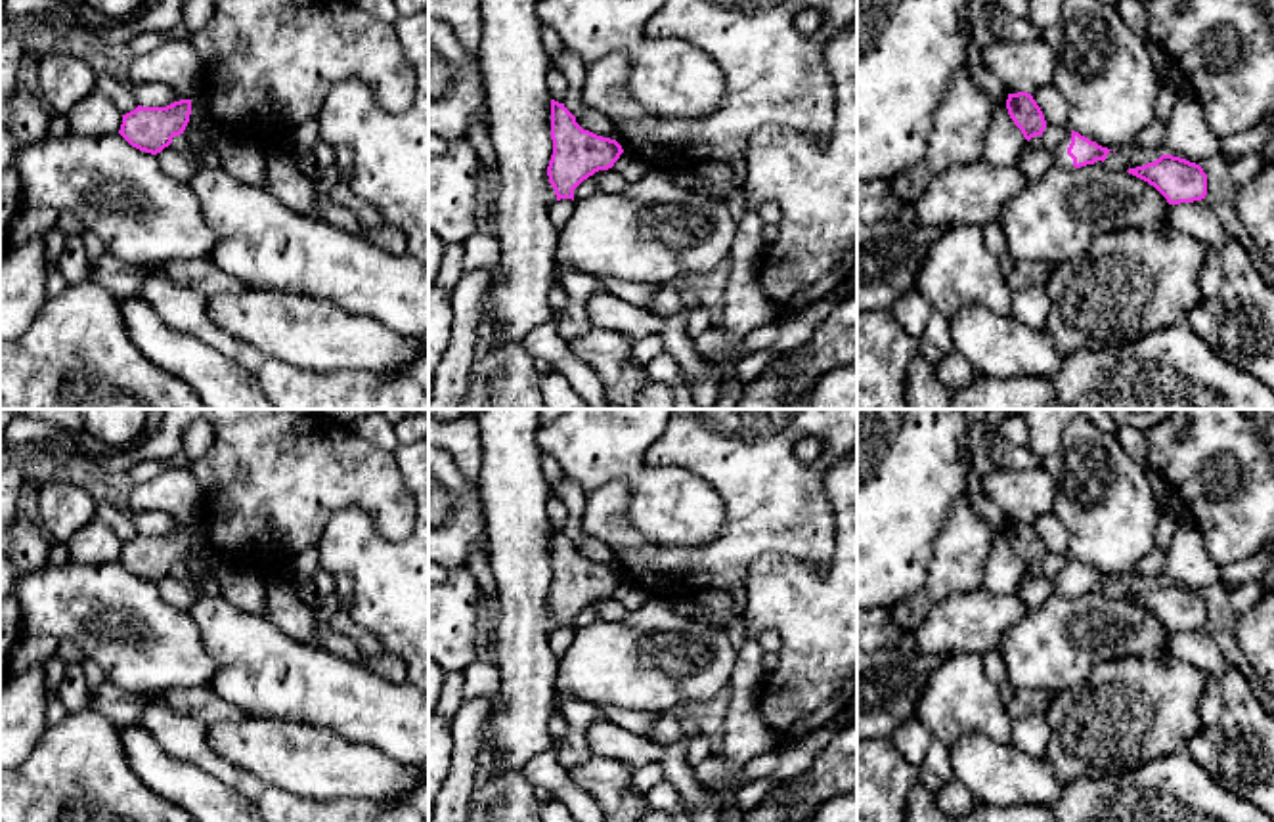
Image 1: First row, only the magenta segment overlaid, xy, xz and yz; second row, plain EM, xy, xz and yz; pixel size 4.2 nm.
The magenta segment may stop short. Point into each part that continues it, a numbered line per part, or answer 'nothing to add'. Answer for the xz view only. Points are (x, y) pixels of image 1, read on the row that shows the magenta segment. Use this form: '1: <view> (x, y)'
nothing to add

